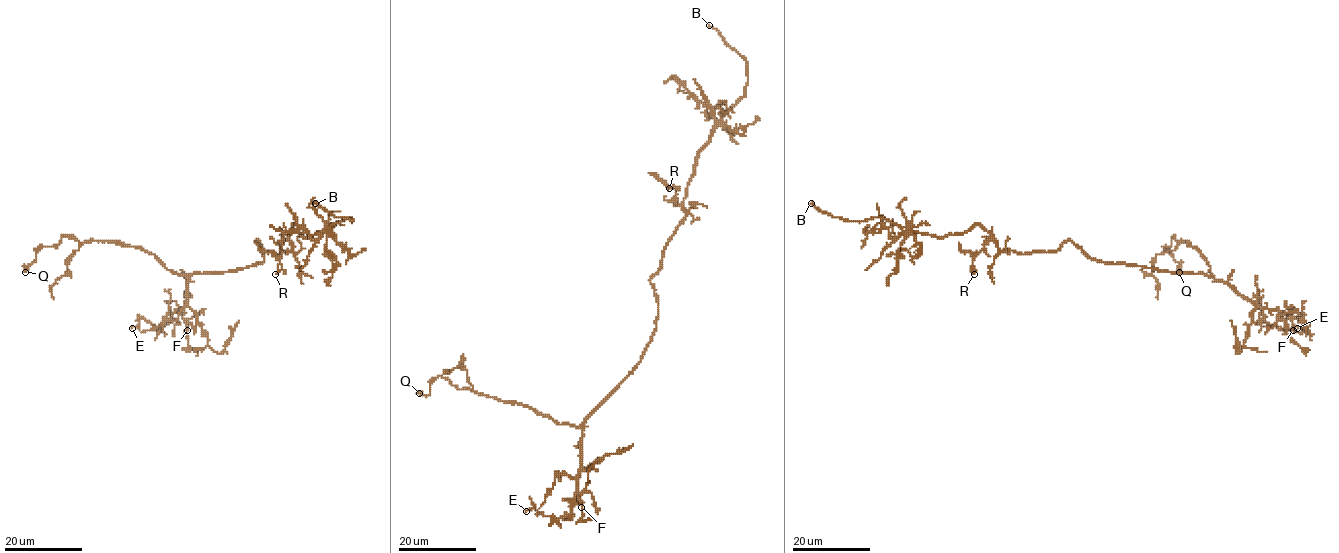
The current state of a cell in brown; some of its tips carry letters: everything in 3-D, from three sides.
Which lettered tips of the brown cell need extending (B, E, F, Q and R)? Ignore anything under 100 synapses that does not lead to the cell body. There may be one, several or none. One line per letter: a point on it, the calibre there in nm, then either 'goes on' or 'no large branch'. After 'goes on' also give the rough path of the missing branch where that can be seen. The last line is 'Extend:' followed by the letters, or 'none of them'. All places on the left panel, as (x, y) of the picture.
B: (315, 203) | 200 nm | goes on | (315, 203), (297, 194), (272, 169), (236, 141)
E: (132, 328) | 100 nm | no large branch
F: (187, 330) | 90 nm | no large branch
Q: (25, 272) | 340 nm | no large branch
R: (275, 274) | 110 nm | no large branch
Extend: B

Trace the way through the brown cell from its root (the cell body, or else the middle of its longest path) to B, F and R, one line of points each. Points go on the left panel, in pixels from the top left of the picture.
B: (263, 259), (256, 241), (265, 252), (291, 251), (292, 224), (307, 237), (353, 220), (336, 218), (315, 203)
F: (263, 259), (262, 263), (222, 273), (193, 273), (187, 281), (186, 304), (183, 310), (187, 330)
R: (263, 259), (257, 240), (265, 252), (273, 254), (291, 251), (292, 243), (287, 238), (281, 241), (275, 274)

